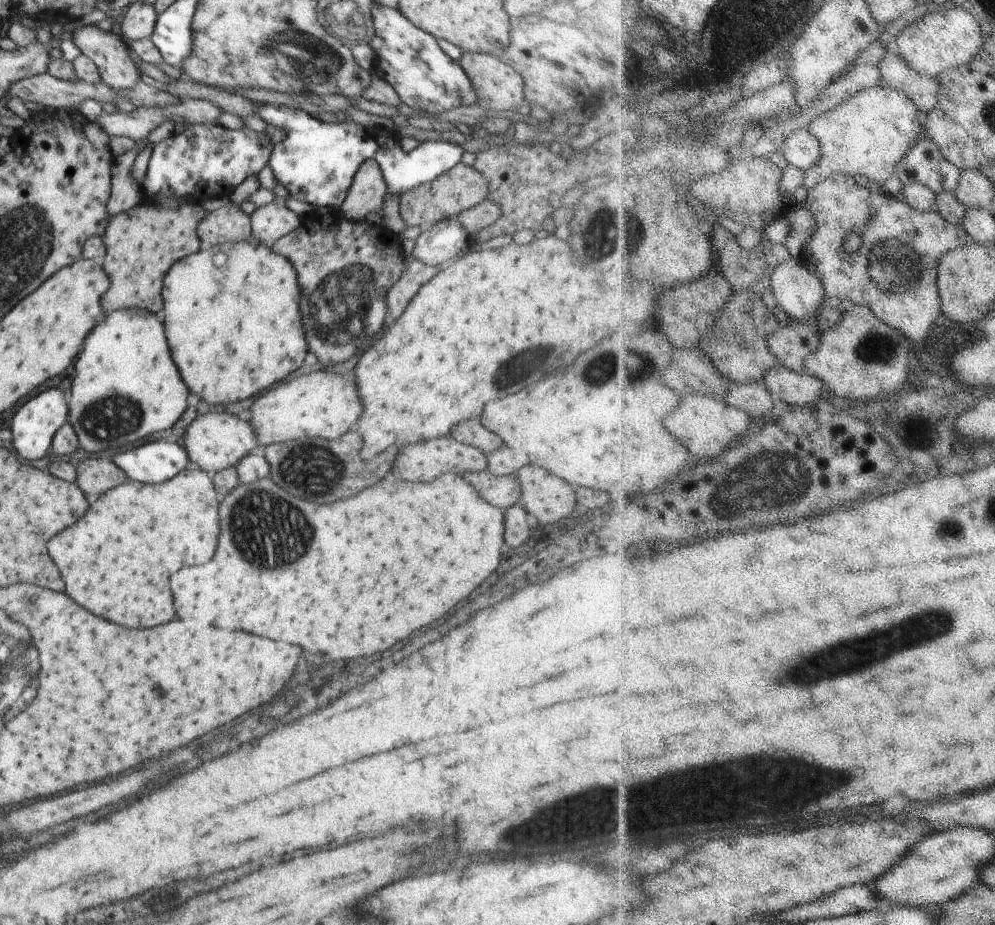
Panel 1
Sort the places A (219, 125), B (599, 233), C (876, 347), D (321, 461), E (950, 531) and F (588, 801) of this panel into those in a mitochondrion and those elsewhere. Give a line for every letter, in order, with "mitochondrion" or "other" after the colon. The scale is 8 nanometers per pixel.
A: other
B: mitochondrion
C: mitochondrion
D: mitochondrion
E: mitochondrion
F: mitochondrion

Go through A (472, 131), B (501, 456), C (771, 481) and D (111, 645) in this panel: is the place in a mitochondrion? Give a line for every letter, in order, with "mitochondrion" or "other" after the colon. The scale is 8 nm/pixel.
A: other
B: other
C: mitochondrion
D: other

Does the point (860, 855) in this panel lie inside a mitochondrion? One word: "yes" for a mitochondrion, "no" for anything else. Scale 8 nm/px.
no

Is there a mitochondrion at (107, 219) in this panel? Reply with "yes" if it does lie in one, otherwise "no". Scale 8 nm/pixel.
no

